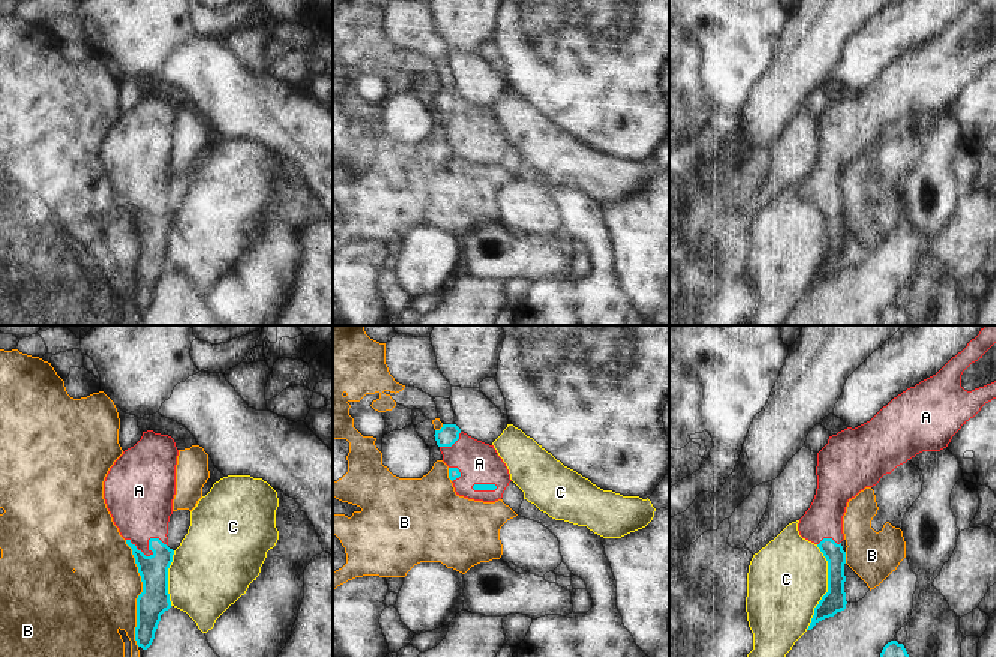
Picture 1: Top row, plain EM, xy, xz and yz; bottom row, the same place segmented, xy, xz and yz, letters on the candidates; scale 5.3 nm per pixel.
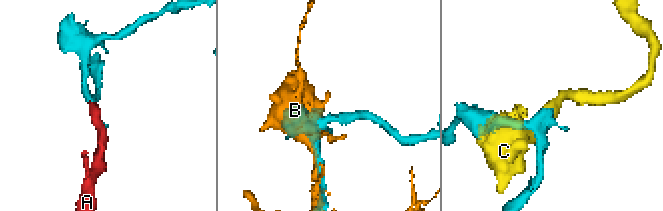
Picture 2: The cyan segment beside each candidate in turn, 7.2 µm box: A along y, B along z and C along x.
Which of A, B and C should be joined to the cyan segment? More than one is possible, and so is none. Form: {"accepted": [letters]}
{"accepted": ["A"]}

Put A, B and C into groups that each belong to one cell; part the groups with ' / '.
A / B / C

